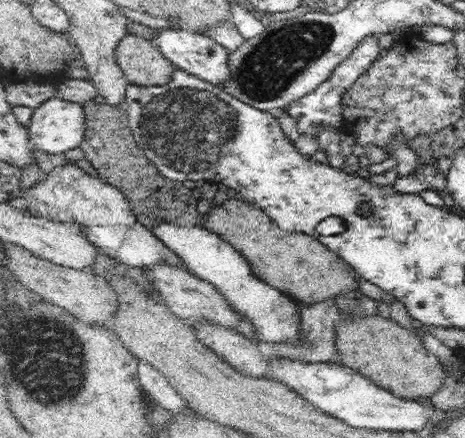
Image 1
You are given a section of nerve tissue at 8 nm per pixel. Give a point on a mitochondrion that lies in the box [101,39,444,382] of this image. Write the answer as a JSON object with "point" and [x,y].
{"point":[184,116]}

